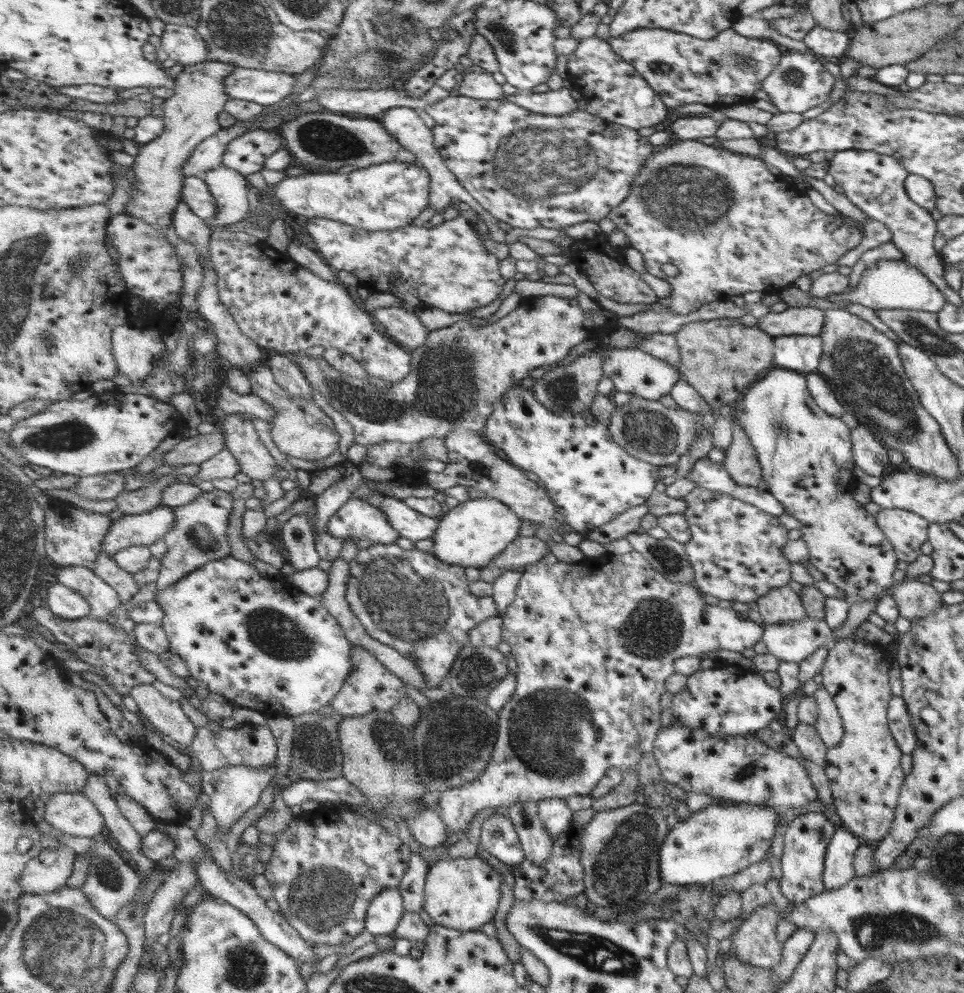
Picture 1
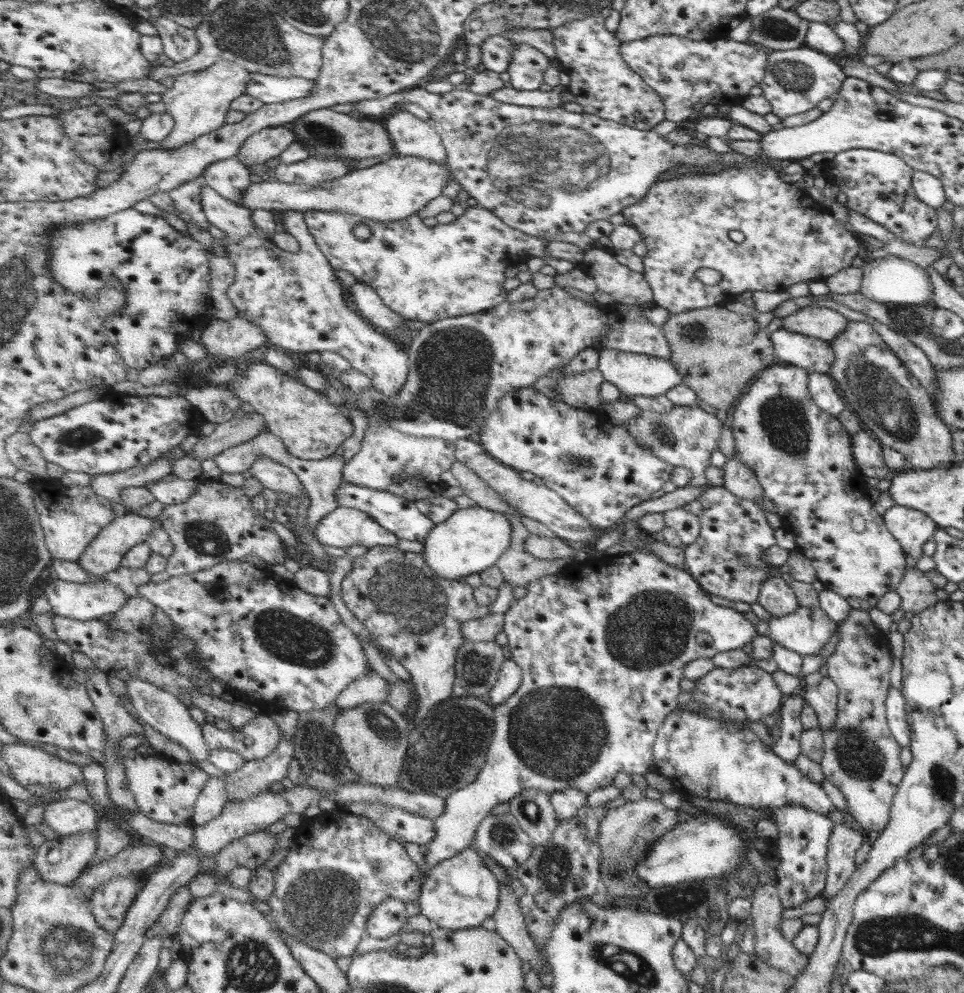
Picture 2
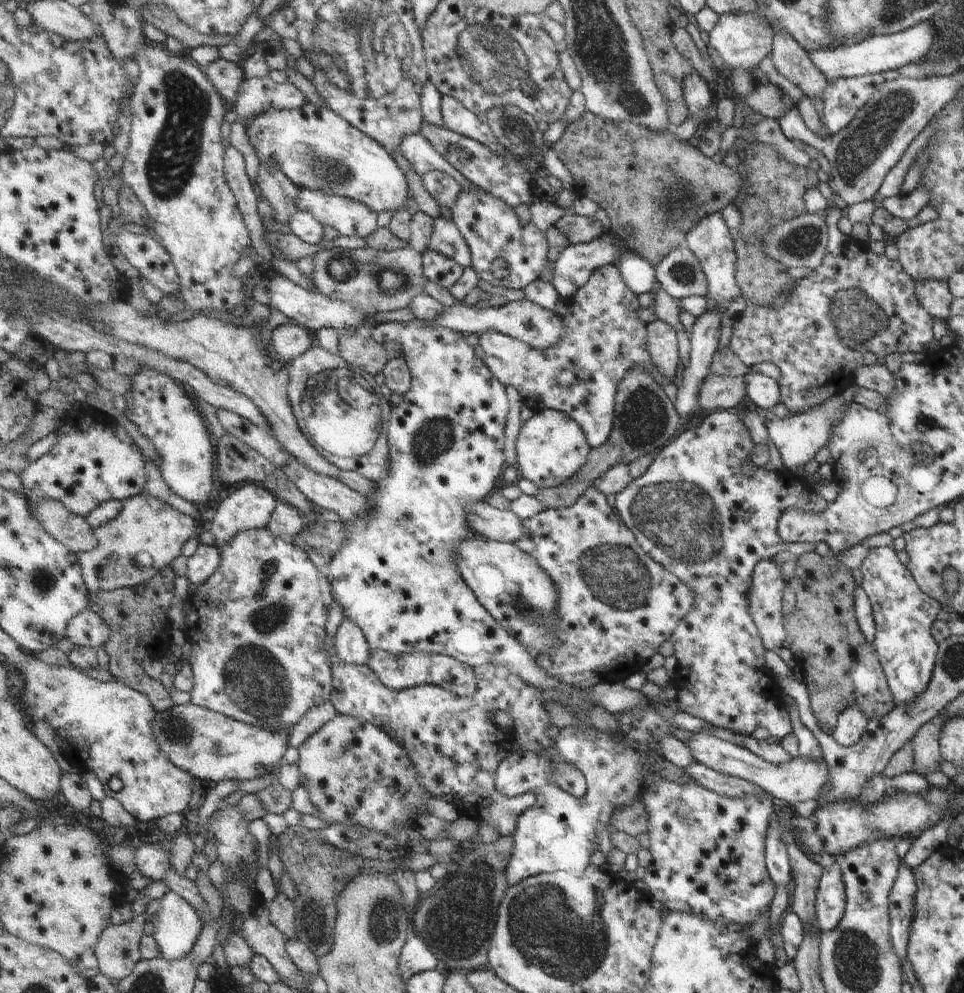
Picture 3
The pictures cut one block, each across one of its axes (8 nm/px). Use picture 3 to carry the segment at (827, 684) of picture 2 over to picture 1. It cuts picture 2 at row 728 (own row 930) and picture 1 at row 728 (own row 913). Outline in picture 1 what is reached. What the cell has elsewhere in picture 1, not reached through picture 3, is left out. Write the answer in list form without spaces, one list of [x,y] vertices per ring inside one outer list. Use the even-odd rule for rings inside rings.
[[[821,684],[811,695],[811,698],[815,700],[817,712],[815,723],[812,726],[815,728],[817,737],[825,744],[826,748],[833,748],[843,735],[843,728],[840,717],[836,712],[836,706]]]

